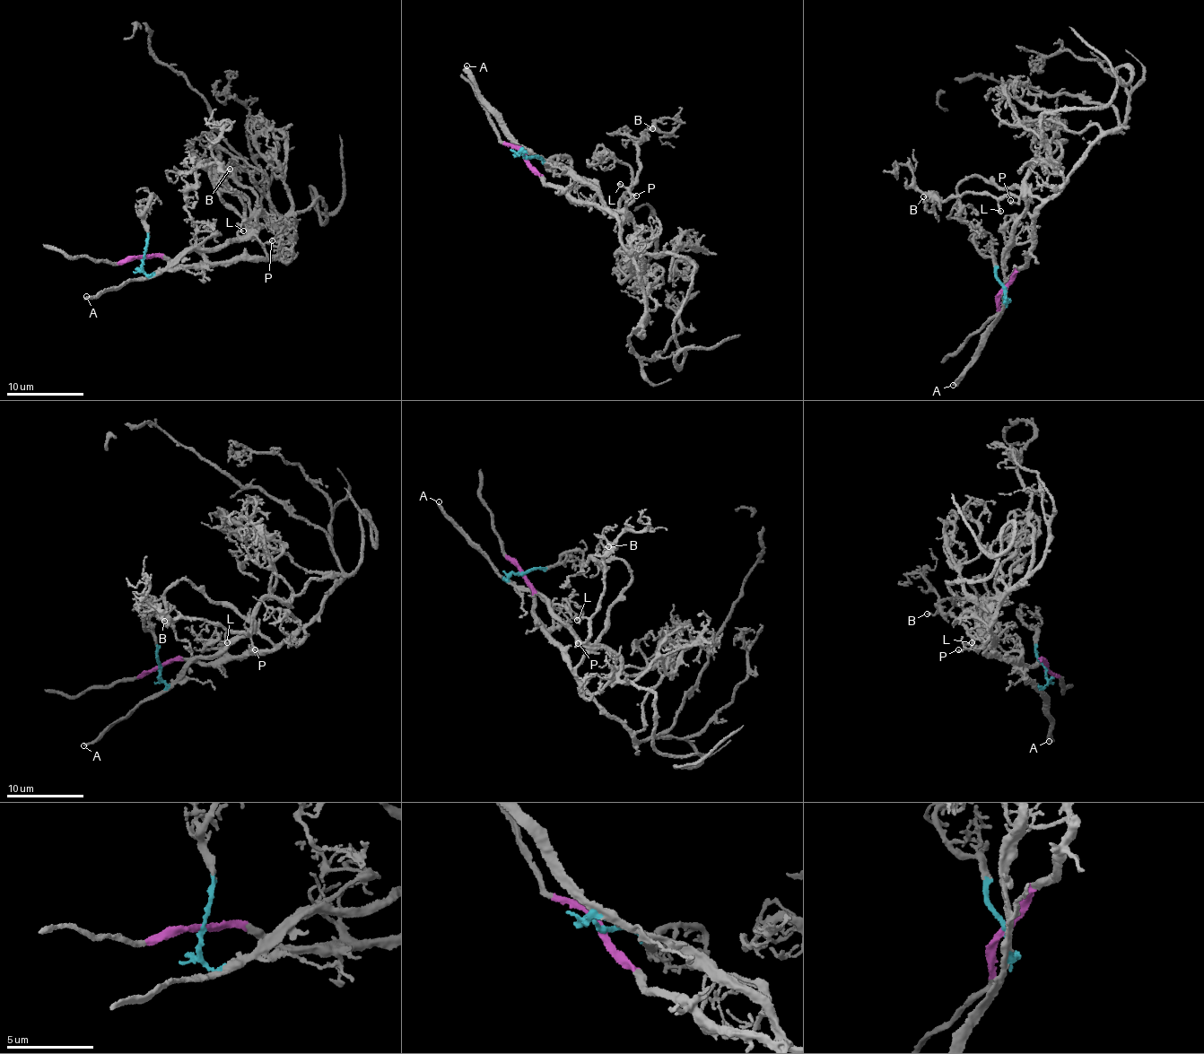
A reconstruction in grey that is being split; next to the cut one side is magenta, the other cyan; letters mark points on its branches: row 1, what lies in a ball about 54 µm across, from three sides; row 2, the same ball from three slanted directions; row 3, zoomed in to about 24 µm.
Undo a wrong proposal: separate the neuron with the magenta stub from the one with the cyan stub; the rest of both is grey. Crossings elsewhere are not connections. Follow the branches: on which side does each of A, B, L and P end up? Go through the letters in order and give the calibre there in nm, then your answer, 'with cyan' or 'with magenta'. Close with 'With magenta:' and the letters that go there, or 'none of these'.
A: 320 nm | with cyan
B: 180 nm | with cyan
L: 200 nm | with cyan
P: 180 nm | with cyan
With magenta: none of these

